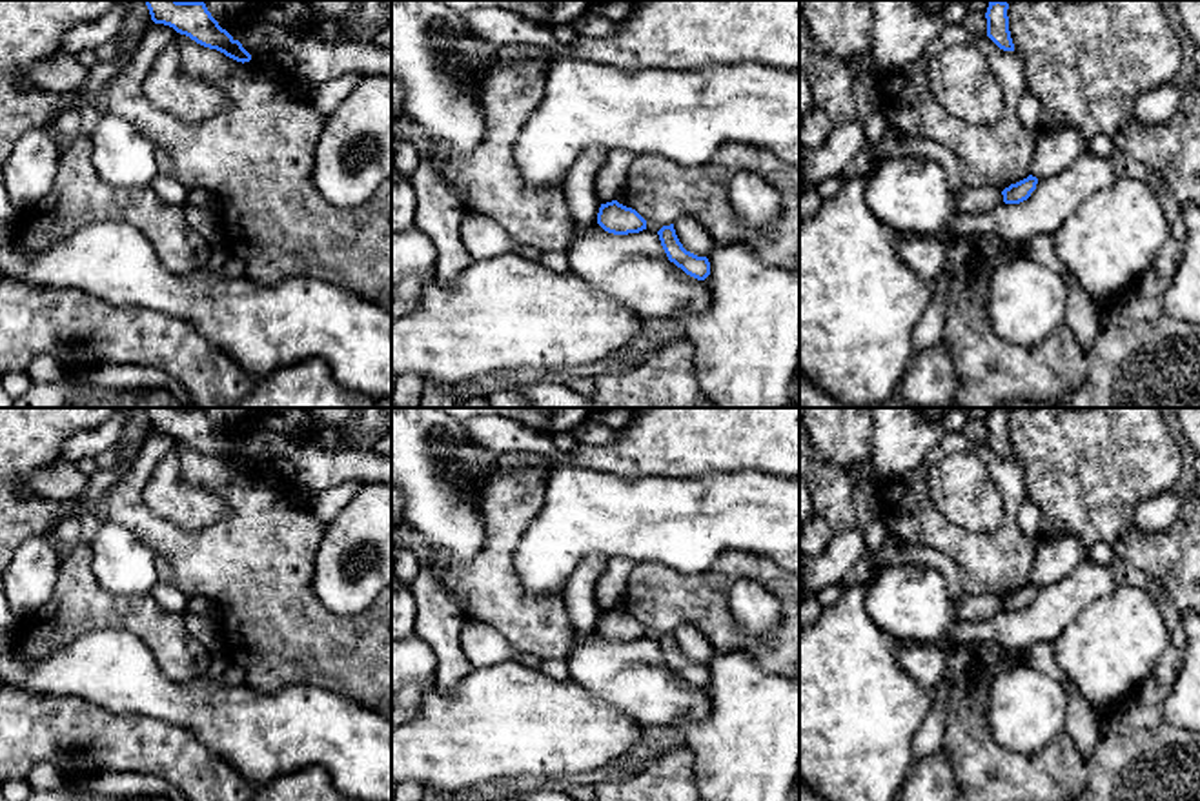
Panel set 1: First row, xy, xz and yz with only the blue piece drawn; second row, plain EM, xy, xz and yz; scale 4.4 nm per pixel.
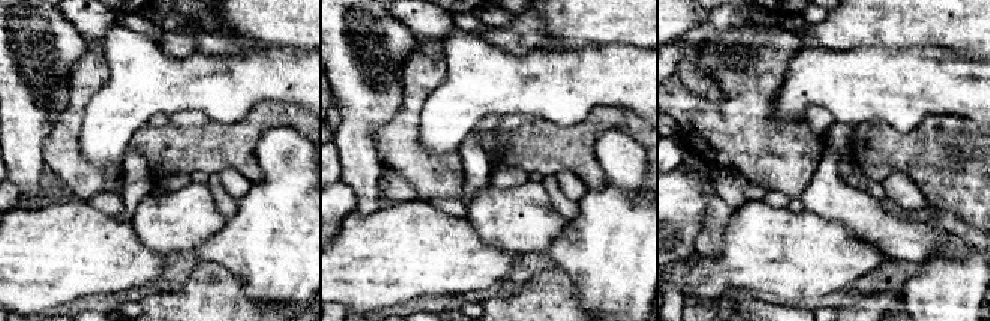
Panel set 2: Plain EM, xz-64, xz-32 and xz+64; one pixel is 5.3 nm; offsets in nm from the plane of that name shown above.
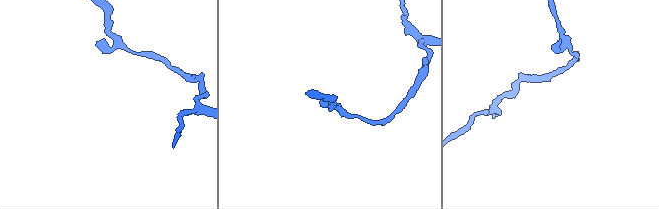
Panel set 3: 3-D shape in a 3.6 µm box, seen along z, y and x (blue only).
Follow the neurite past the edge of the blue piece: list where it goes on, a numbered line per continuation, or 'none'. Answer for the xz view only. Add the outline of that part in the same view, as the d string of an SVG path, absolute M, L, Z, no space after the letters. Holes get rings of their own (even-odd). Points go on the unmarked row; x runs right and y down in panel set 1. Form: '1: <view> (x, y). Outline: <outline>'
none

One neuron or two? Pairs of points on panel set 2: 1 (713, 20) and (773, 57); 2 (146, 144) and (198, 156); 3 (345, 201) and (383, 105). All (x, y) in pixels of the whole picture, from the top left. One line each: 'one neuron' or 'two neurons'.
1: two neurons
2: one neuron
3: two neurons

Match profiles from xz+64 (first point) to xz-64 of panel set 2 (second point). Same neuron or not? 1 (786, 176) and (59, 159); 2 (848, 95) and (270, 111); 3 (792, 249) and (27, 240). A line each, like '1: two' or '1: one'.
1: one
2: two
3: one

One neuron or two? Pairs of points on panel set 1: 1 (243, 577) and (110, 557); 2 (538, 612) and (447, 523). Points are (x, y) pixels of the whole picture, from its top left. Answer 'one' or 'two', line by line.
1: two
2: two

